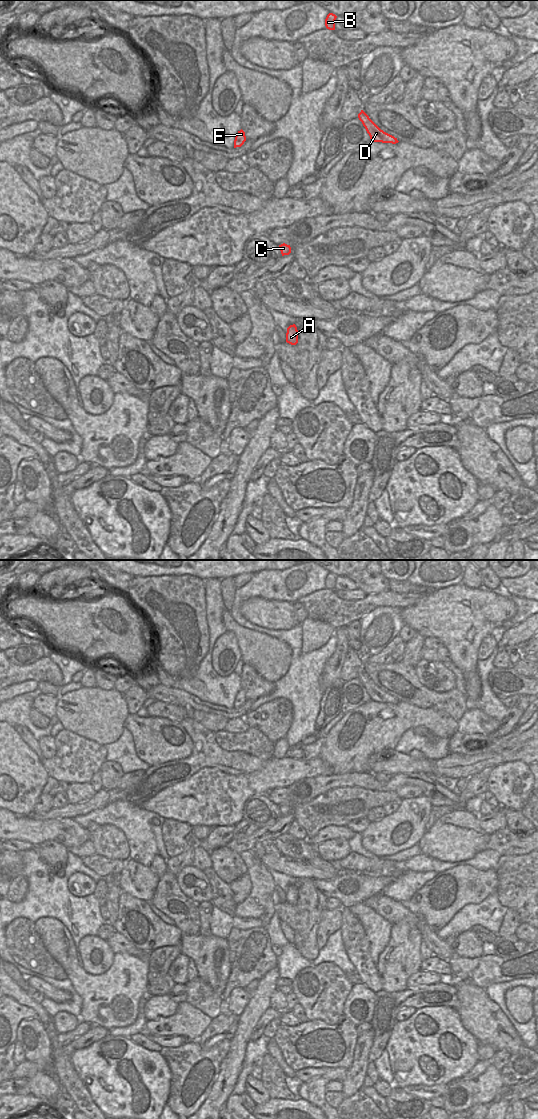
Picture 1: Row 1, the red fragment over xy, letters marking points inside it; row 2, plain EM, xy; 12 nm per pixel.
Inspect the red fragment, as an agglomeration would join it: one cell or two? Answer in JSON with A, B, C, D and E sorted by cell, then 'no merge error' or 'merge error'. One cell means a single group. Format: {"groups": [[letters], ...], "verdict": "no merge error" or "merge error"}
{"groups": [["A", "B", "C", "D", "E"]], "verdict": "no merge error"}

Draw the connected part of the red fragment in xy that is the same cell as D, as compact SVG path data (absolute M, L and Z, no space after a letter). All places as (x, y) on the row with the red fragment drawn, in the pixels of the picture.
M363 110L358 114L358 118L362 122L372 141L392 144L399 142L397 138L381 130Z

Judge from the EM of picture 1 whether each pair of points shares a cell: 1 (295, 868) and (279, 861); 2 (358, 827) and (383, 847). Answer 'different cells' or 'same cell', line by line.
1: same cell
2: different cells

